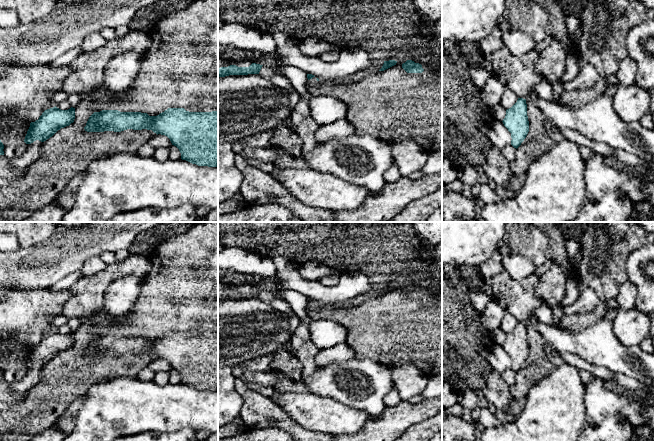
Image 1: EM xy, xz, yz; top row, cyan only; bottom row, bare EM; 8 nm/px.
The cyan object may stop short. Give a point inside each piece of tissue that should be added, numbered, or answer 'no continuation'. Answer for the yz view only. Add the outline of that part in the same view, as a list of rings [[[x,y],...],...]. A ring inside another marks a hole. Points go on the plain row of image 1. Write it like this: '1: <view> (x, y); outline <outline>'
no continuation

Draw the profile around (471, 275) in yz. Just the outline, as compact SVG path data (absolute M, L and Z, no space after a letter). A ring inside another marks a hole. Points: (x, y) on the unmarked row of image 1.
M461 265L458 266L458 271L470 290L482 291L492 297L492 288L490 283L483 279L478 268Z

